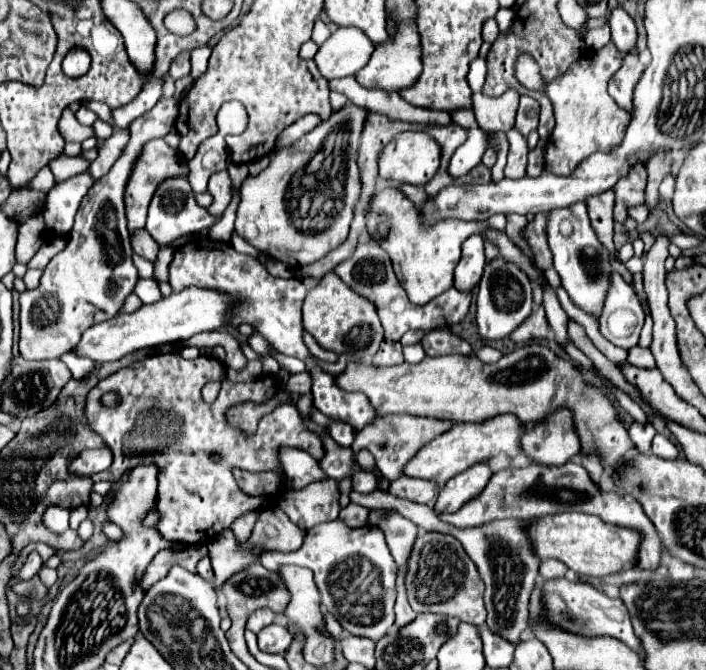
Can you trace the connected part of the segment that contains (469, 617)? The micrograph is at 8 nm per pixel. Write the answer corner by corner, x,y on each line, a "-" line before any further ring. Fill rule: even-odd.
425,533
419,535
411,551
409,573
405,577
409,605
415,613
445,613
459,621
481,627
485,623
483,591
485,585
479,577
475,563
467,557
461,543
451,535

